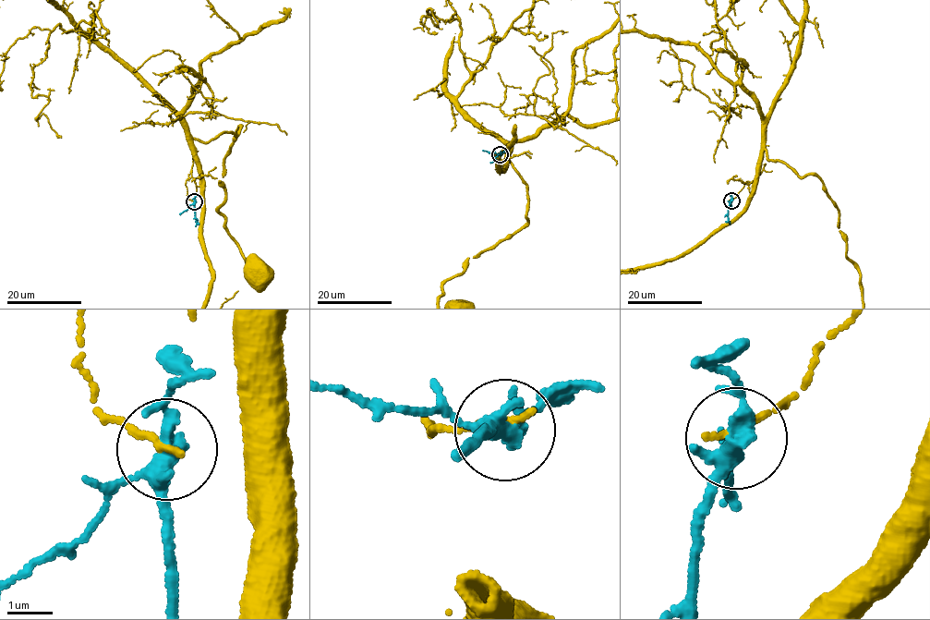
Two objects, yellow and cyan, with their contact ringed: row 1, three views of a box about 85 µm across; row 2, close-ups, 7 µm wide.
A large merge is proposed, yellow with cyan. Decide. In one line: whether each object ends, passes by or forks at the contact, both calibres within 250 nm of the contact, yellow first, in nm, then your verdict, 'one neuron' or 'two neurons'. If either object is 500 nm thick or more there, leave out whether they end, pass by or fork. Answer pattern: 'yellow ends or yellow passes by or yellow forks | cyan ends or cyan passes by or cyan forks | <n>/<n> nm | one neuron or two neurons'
yellow ends | cyan forks | 170/320 nm | two neurons

